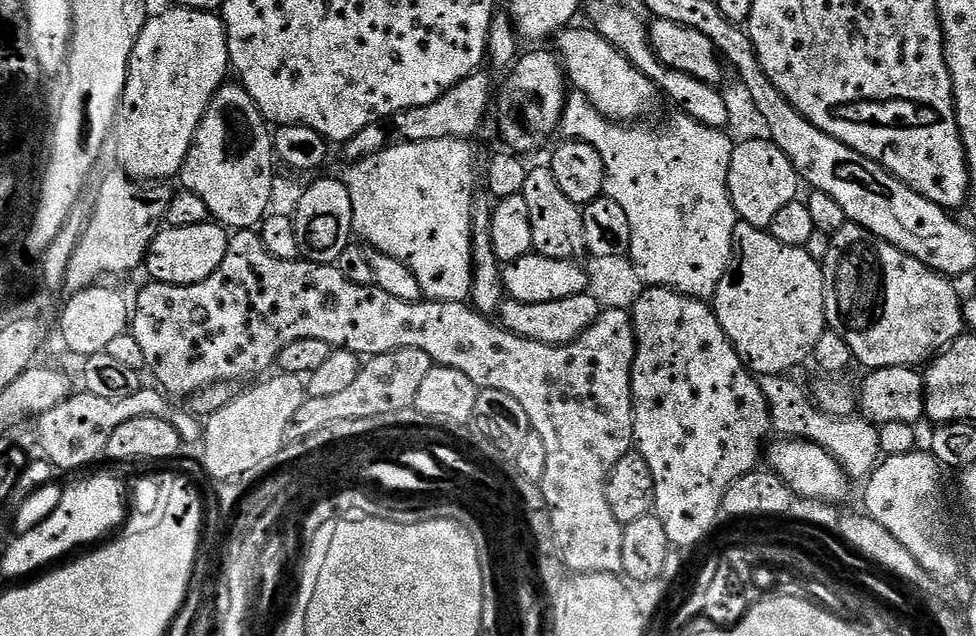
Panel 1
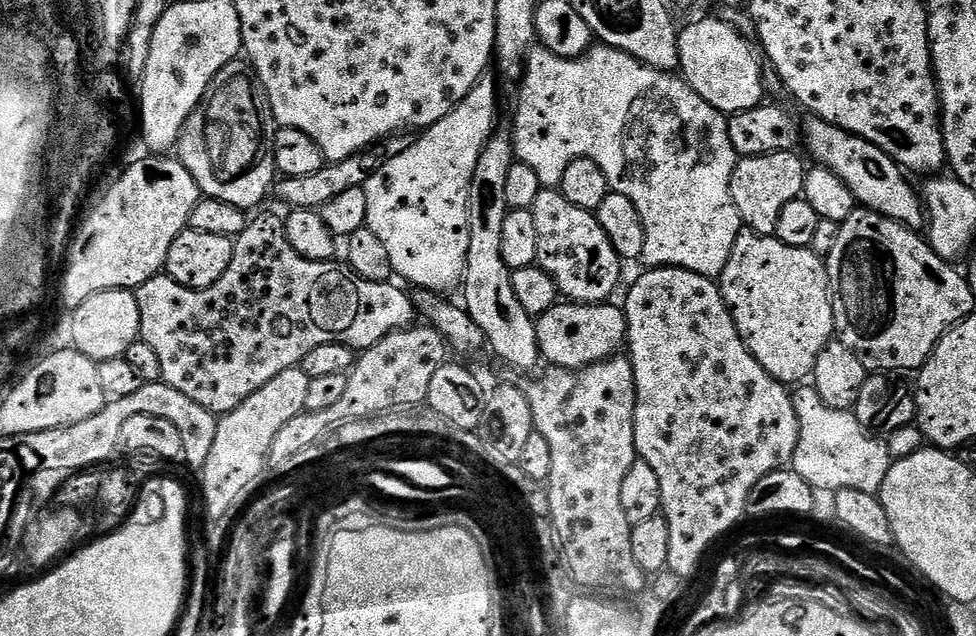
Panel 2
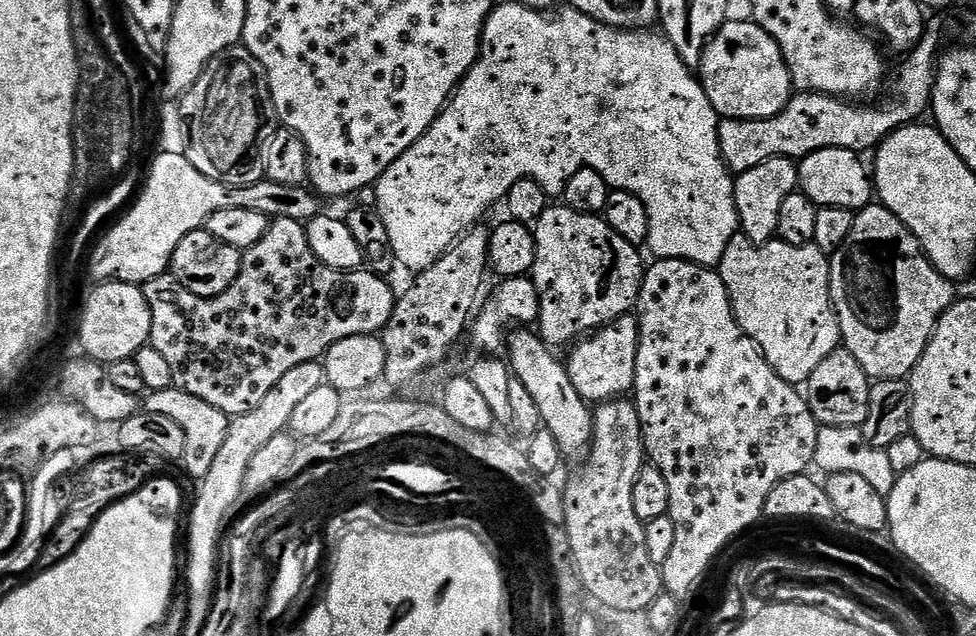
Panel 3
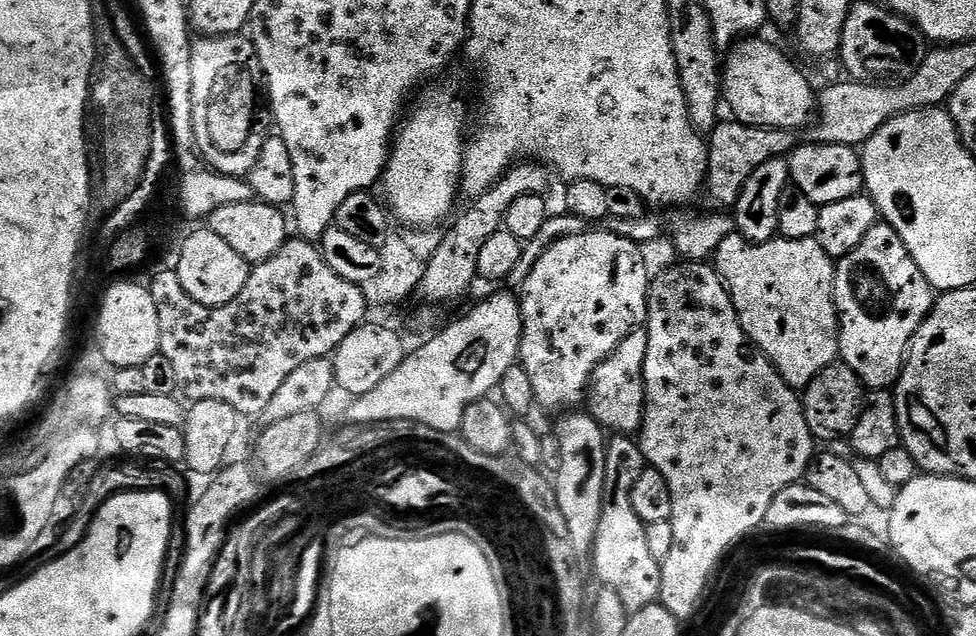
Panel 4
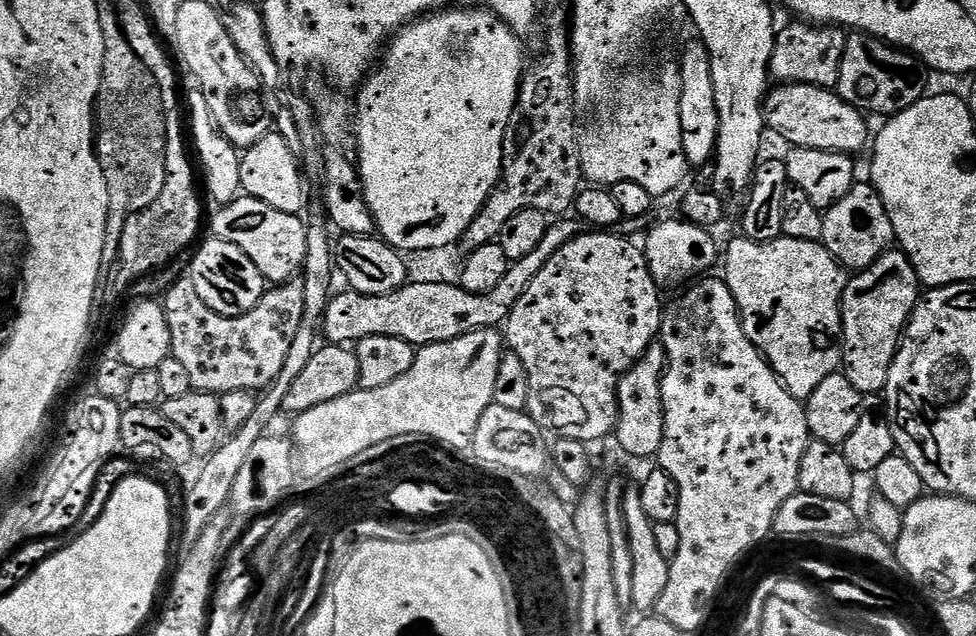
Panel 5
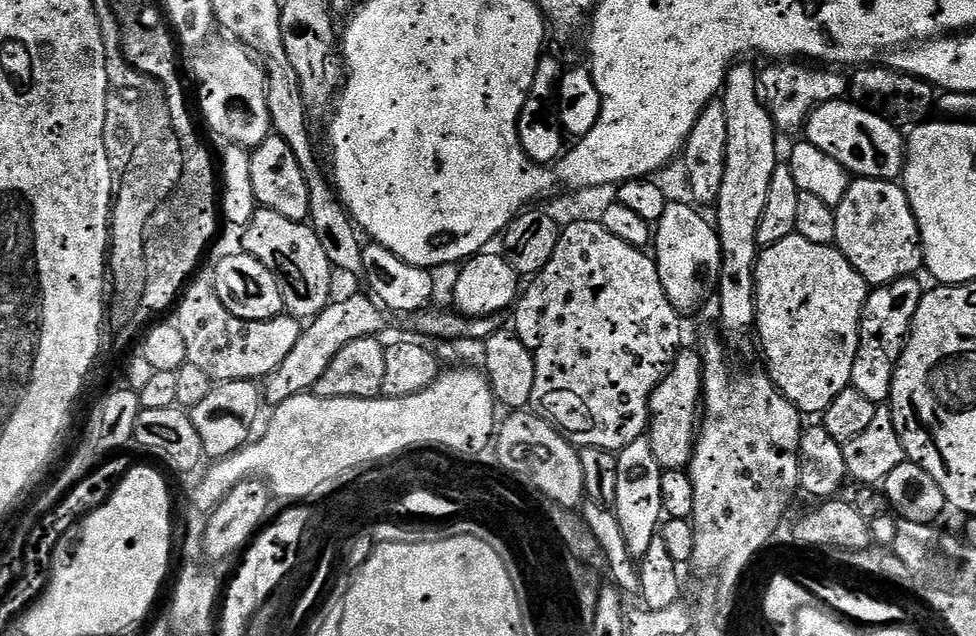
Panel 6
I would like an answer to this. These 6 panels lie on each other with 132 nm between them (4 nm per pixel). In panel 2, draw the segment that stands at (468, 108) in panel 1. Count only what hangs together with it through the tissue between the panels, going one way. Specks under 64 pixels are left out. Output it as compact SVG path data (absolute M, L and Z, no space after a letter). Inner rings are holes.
M397 134L387 136L383 142L373 144L370 148L363 148L358 154L346 158L337 164L325 163L322 170L317 170L315 174L306 174L303 178L285 176L277 179L274 185L274 196L277 196L284 204L289 204L289 209L307 208L309 210L321 210L331 199L345 193L346 190L363 188L364 183L372 177L373 172L377 172L390 156L402 154L412 145L413 137L408 134Z

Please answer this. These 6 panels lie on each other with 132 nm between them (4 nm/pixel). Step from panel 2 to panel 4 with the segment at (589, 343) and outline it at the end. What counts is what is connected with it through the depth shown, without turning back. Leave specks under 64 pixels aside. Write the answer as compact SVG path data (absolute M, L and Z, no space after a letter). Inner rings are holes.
M637 330L598 365L586 393L586 408L601 428L612 434L636 434L644 426L644 367L647 331Z

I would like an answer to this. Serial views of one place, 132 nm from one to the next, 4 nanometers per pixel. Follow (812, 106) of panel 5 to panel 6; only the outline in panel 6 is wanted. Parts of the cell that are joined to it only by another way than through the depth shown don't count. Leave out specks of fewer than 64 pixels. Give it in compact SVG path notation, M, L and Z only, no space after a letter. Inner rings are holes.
M847 99L831 100L812 109L806 119L807 143L830 154L844 171L866 180L895 181L901 175L906 144L895 123Z

